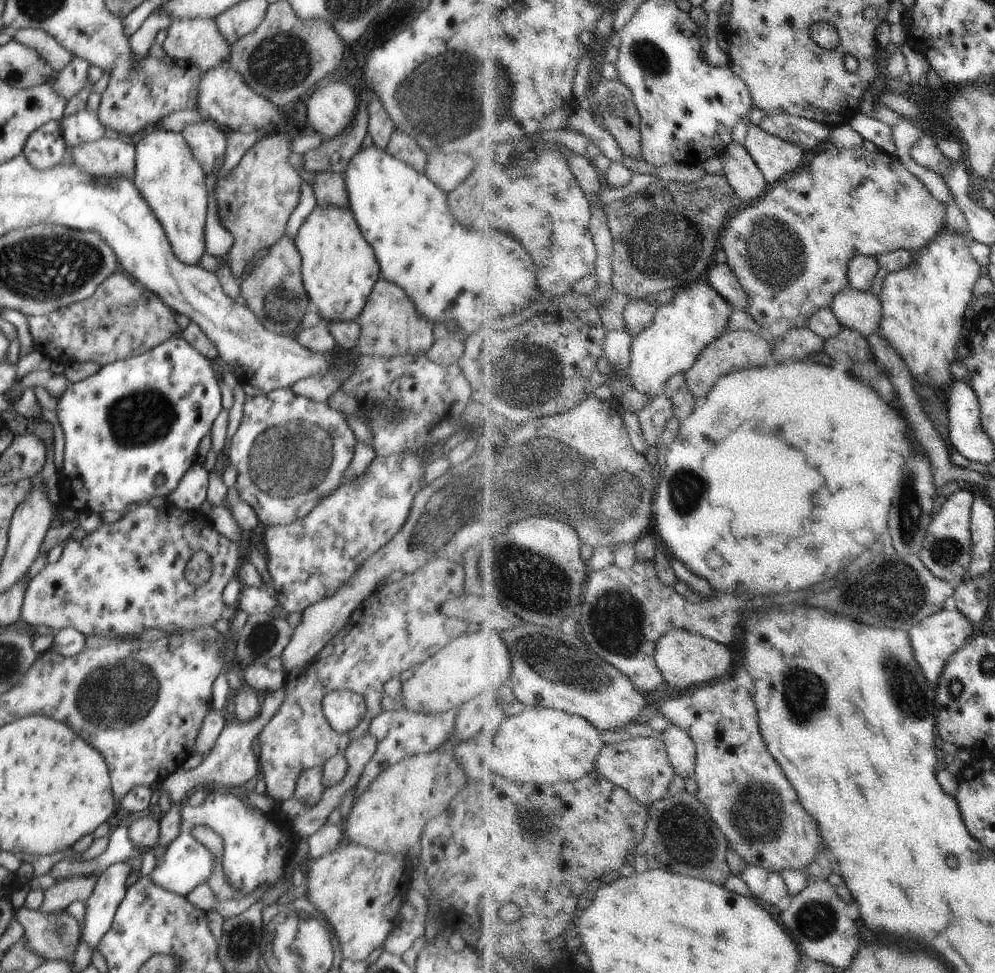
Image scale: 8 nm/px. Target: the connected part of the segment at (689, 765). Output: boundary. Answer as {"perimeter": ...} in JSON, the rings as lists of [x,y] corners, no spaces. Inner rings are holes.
{"perimeter":[[[674,724],[664,731],[662,739],[669,748],[669,757],[676,772],[688,780],[696,776],[698,770],[698,744],[684,728]]]}

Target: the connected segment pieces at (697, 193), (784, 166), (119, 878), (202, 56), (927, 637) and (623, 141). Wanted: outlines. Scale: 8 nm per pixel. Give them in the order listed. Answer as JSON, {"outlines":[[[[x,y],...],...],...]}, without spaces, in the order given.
{"outlines":[[[[707,174],[699,181],[684,183],[659,178],[647,190],[607,206],[611,228],[615,237],[615,288],[619,293],[636,299],[656,299],[670,290],[686,289],[704,280],[714,266],[718,244],[728,226],[728,216],[734,208],[737,190],[729,182],[728,176]]],[[[754,125],[749,129],[747,148],[772,186],[786,180],[790,172],[796,175],[807,153],[804,147]]],[[[127,862],[112,864],[100,874],[92,895],[86,900],[81,940],[89,949],[99,948],[102,938],[111,928],[116,910],[125,896],[130,872],[132,868]]],[[[196,18],[172,21],[162,48],[169,58],[190,61],[206,72],[229,61],[231,45],[219,32],[215,19]]],[[[944,609],[924,620],[916,630],[910,632],[912,646],[916,650],[916,658],[924,670],[924,674],[926,674],[926,680],[930,680],[932,683],[938,682],[946,664],[949,663],[950,656],[954,656],[954,652],[958,652],[968,642],[966,638],[972,634],[972,630],[976,634],[979,632],[979,629],[975,628],[974,624],[960,610],[948,611]]],[[[599,77],[597,86],[593,93],[600,102],[606,129],[617,139],[628,157],[636,158],[638,161],[645,160],[643,151],[643,135],[641,132],[641,115],[635,104],[632,90],[621,80],[606,80]]]]}

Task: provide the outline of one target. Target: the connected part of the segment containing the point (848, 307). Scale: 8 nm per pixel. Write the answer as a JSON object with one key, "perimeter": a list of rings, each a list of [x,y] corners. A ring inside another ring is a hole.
{"perimeter":[[[848,288],[837,297],[831,310],[838,316],[843,327],[855,329],[866,339],[882,330],[885,309],[881,296],[871,291],[863,292]]]}

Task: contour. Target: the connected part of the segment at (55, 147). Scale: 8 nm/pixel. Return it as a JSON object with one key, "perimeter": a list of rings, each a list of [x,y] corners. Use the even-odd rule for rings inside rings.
{"perimeter":[[[51,121],[25,140],[23,155],[33,168],[50,169],[67,159],[65,146],[61,125]]]}

